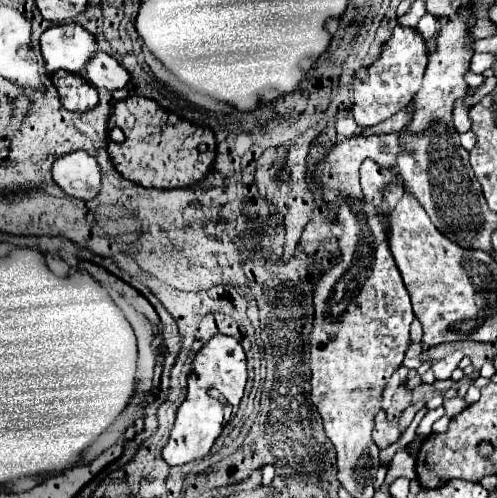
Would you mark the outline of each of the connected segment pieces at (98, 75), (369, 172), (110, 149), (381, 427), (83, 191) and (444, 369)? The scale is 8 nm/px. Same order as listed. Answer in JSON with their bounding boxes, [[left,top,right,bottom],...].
[[85,51,131,91],[361,161,395,207],[107,97,215,189],[373,421,399,449],[51,151,101,199],[431,351,463,379]]

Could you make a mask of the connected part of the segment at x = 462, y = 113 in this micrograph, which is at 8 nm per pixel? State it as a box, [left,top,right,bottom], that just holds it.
[453,99,471,133]

